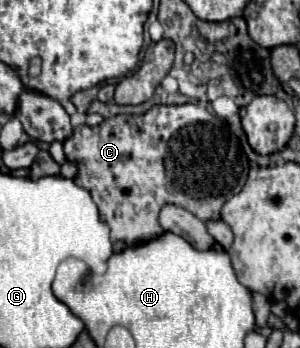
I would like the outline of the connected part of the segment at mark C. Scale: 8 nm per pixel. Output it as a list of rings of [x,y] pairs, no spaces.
[[[152,106],[142,116],[114,116],[100,126],[78,126],[72,136],[64,140],[66,160],[78,164],[74,182],[88,190],[98,206],[100,220],[112,230],[112,242],[136,244],[138,240],[156,238],[162,228],[158,226],[158,212],[164,204],[176,204],[192,212],[202,222],[218,220],[222,204],[238,194],[248,176],[248,158],[240,148],[238,138],[230,132],[228,124],[204,106]]]

